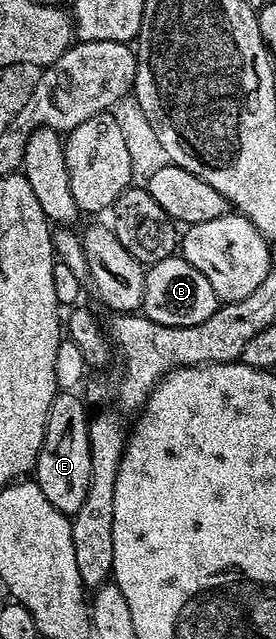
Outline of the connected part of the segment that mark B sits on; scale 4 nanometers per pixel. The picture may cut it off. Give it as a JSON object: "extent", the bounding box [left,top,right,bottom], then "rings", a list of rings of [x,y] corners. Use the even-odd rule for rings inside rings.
{"extent":[141,255,219,327],"rings":[[[180,255],[161,259],[146,269],[141,312],[152,319],[152,323],[160,323],[164,327],[192,327],[212,319],[219,304],[216,291],[212,291],[212,283],[208,283],[208,279],[204,279],[204,275]]]}

